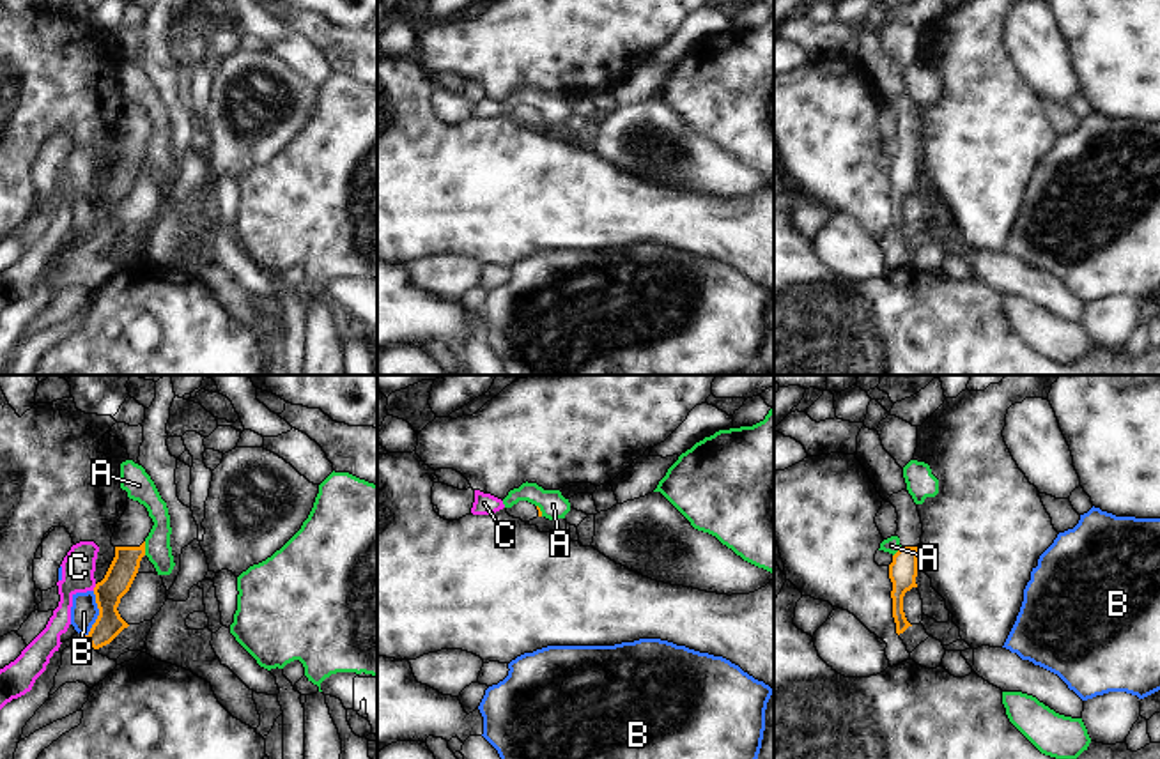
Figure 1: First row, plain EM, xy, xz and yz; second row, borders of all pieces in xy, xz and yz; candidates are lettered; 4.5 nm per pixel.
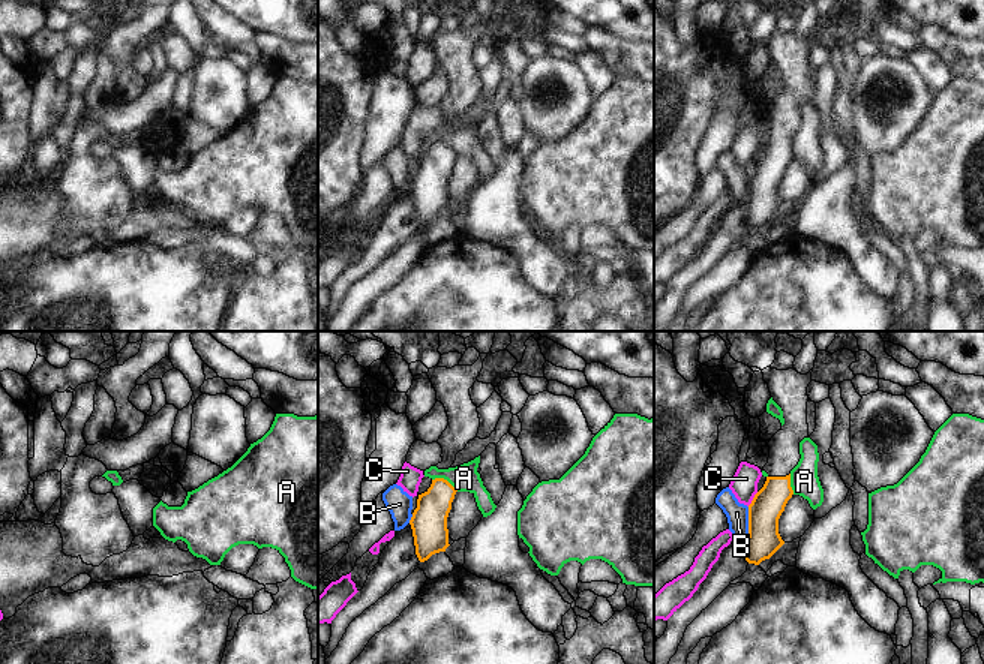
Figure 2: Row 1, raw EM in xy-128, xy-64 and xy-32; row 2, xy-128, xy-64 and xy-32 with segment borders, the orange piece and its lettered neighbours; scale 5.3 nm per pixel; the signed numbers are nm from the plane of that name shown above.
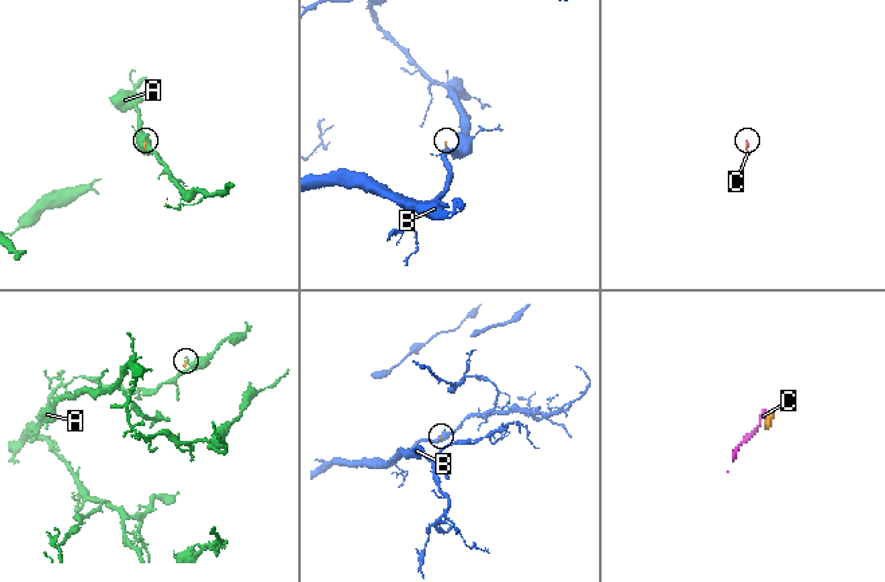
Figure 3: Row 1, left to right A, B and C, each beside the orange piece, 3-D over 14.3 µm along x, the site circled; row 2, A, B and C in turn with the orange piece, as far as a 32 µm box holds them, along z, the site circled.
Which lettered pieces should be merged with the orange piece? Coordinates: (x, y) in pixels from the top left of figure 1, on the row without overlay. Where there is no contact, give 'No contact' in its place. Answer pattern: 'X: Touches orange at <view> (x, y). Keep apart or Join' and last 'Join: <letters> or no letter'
A: Touches orange at xy (144, 153). Keep apart
B: Touches orange at xy (100, 218). Keep apart
C: Touches orange at xy (94, 191). Keep apart
Join: no letter.

